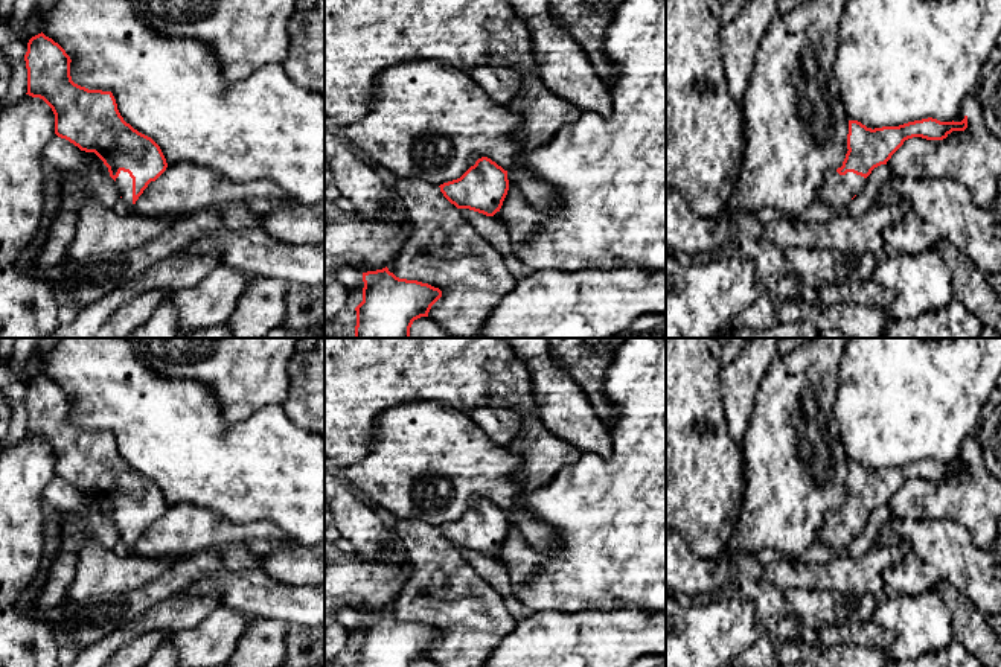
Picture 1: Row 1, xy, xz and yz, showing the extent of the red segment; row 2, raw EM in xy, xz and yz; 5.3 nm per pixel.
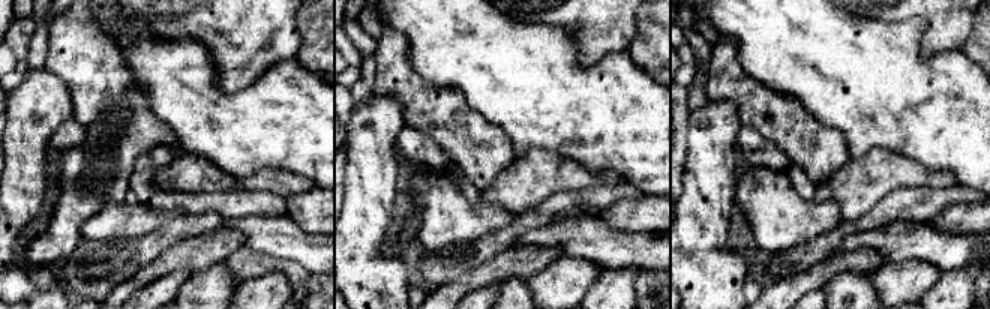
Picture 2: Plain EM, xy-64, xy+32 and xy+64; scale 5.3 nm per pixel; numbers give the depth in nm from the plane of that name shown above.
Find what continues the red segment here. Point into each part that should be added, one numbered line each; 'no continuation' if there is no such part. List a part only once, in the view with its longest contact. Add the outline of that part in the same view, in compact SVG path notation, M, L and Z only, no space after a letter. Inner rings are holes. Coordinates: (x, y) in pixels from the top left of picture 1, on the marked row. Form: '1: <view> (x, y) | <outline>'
1: xy (124, 181) | M120 171L119 177L116 178L116 184L119 187L119 196L126 203L130 213L136 213L133 204L133 178L130 174Z

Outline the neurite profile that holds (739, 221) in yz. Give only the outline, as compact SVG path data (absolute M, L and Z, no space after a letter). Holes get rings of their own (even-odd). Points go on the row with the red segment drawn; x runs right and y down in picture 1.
M733 210L728 216L731 236L722 245L722 254L748 260L760 286L756 302L725 323L721 332L733 329L765 329L777 323L776 309L791 298L800 298L792 270L785 254L774 250L762 236L762 224L754 212Z

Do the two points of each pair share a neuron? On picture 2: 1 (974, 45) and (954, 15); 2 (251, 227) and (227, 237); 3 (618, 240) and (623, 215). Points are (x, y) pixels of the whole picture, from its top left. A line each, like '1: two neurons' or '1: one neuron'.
1: two neurons
2: two neurons
3: two neurons

